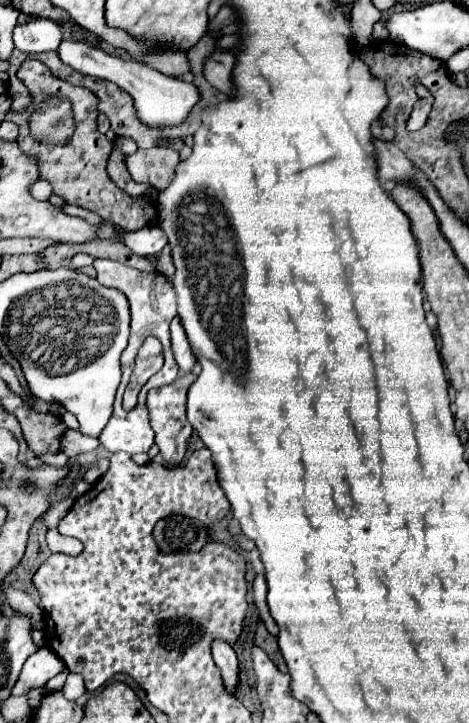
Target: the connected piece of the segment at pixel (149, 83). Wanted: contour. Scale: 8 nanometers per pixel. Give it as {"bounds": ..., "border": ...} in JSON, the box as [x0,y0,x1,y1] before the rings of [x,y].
{"bounds":[59,39,199,129],"border":[[[65,39],[63,45],[59,45],[59,59],[67,65],[71,65],[75,71],[83,73],[83,75],[91,75],[91,77],[99,77],[99,79],[107,79],[117,83],[123,91],[127,91],[133,101],[135,101],[135,111],[137,117],[143,125],[151,127],[151,129],[159,129],[159,127],[177,127],[181,125],[191,109],[199,103],[199,89],[193,83],[185,83],[177,77],[169,77],[163,75],[143,63],[137,61],[123,61],[121,57],[109,55],[103,49],[95,49],[95,47],[87,47],[87,43],[79,43],[73,39]]]}

